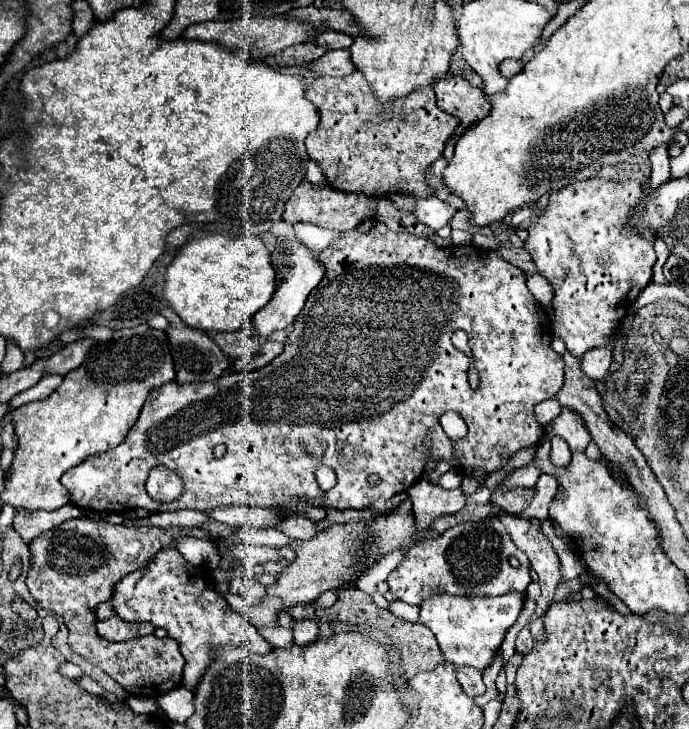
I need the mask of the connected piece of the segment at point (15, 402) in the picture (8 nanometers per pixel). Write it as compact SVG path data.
M42 377L34 387L26 389L26 391L22 391L10 399L10 411L28 403L28 401L38 401L38 399L48 397L60 385L60 381L62 381L62 377Z

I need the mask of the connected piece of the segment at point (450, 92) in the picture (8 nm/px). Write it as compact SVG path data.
M448 77L436 83L434 91L438 97L438 107L460 119L460 125L454 131L456 137L490 113L492 105L484 97L484 91L470 87L470 83L462 77Z

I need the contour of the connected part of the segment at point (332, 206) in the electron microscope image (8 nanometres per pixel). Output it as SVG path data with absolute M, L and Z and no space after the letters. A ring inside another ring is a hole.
M308 181L296 187L292 197L286 201L286 209L282 213L282 221L286 221L288 225L312 223L332 231L356 229L368 217L374 217L374 199L368 199L362 193L344 193L332 187L312 187Z

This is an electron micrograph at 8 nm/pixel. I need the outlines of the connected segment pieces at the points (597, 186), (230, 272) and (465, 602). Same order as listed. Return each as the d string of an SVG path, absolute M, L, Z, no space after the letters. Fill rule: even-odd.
M588 179L588 181L576 181L556 193L552 193L552 199L550 199L550 205L546 207L546 211L538 217L538 221L528 229L528 241L526 241L526 251L532 255L536 267L538 267L538 273L542 277L548 279L548 283L554 287L554 301L552 301L552 307L554 307L554 315L556 315L556 323L554 323L554 333L566 343L566 349L574 355L574 357L582 357L588 349L592 349L594 345L600 345L604 341L608 341L608 333L612 333L612 329L616 329L616 325L620 325L620 317L624 317L624 303L626 303L626 309L632 307L634 299L638 297L638 293L650 283L652 279L652 265L656 263L656 253L652 249L652 243L646 243L646 239L628 223L628 215L632 215L634 207L638 205L638 201L642 199L642 185L638 181L630 181L630 183L608 183L608 181L602 181L602 179Z
M200 233L190 239L170 263L164 297L188 327L220 333L236 331L246 321L252 321L252 317L268 305L276 287L272 253L258 237Z
M514 591L502 597L458 597L458 595L428 595L420 605L420 621L436 635L442 655L448 663L470 665L478 671L486 669L504 641L506 631L516 623L524 607L524 595Z

